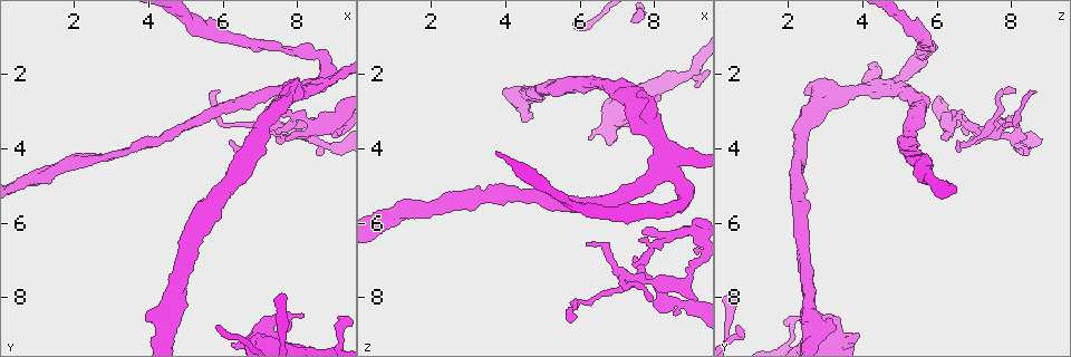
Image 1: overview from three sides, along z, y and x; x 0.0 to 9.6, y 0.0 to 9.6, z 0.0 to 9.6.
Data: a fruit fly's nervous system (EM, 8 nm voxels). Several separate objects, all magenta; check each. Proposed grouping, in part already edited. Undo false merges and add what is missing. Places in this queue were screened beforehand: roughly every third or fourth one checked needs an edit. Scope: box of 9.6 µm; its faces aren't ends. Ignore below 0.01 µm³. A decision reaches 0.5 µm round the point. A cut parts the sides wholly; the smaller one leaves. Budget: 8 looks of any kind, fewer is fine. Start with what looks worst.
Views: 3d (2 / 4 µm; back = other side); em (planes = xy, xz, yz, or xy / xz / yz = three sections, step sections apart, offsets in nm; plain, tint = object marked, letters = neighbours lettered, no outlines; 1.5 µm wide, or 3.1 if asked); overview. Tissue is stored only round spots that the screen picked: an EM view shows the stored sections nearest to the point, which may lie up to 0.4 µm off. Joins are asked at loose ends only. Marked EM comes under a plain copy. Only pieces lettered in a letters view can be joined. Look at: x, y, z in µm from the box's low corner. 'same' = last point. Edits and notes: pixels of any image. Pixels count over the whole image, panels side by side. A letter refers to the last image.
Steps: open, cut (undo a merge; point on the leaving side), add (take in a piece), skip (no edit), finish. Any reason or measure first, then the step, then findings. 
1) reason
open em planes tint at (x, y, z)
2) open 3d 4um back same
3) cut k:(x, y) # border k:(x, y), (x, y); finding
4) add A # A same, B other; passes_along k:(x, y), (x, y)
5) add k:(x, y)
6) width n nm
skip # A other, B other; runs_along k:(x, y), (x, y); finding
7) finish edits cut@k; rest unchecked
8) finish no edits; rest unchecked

tapers out
open 3d 2um at (8.10, 8.55, 2.60)

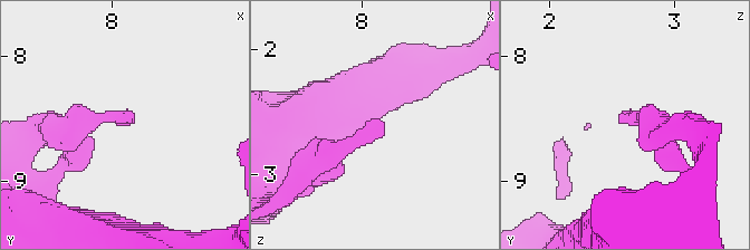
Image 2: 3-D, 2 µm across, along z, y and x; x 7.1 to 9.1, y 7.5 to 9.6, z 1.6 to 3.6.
now the EM
open em xy step 8 tint at (8.14, 8.52, 2.58)

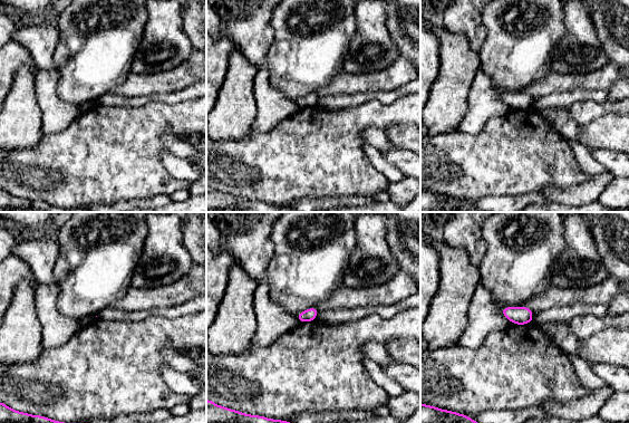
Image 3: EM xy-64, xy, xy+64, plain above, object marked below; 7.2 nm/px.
cut it another way
open em planes letters same

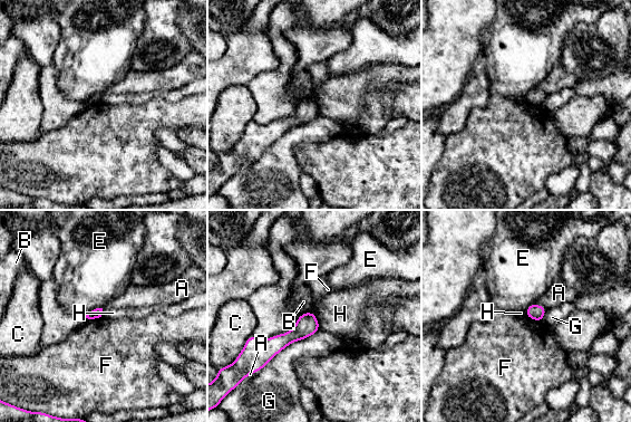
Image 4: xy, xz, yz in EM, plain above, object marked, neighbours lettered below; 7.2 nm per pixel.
skip # A other, B other, C other, E other, F other, G other, H other; runs_along 4:(314, 320), (275, 344), (252, 341); none of them fits

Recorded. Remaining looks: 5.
open em planes letters at (5.75, 2.50, 8.70)

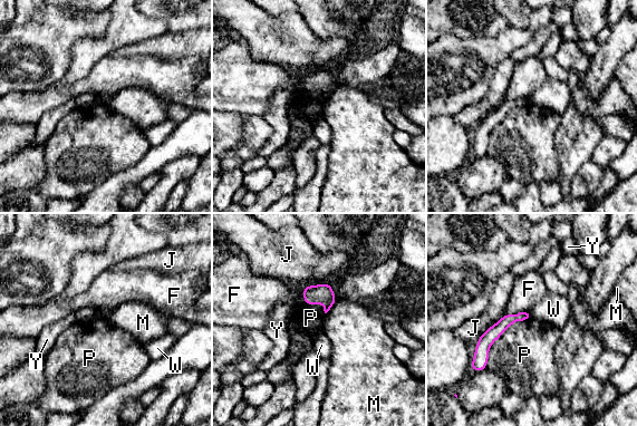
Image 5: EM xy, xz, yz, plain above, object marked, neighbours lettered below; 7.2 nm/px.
skip # F other, J other, M other, P other, W other, Y other; border 5:(529, 317), (491, 345), (485, 368); no lettered piece goes on from it

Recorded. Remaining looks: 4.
tapers out
open em xy step 8 letters at (7.65, 3.10, 6.45)

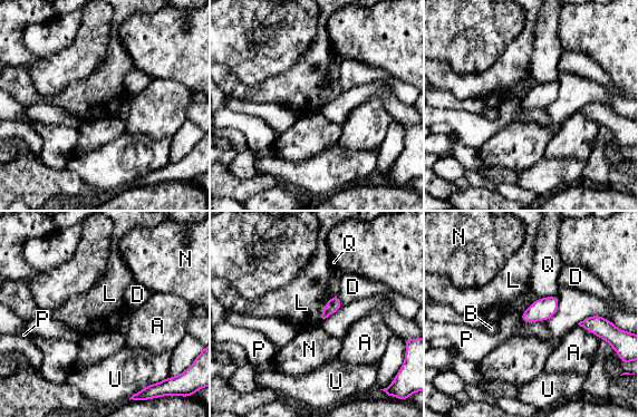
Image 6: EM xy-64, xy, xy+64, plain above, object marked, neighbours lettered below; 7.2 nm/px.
skip # A other, B other, D other, L other, N other, P other, Q other, U other; border 6:(330, 297), (322, 309), (322, 319); none of them fits

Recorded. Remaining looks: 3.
finish no edits; rest unchecked

